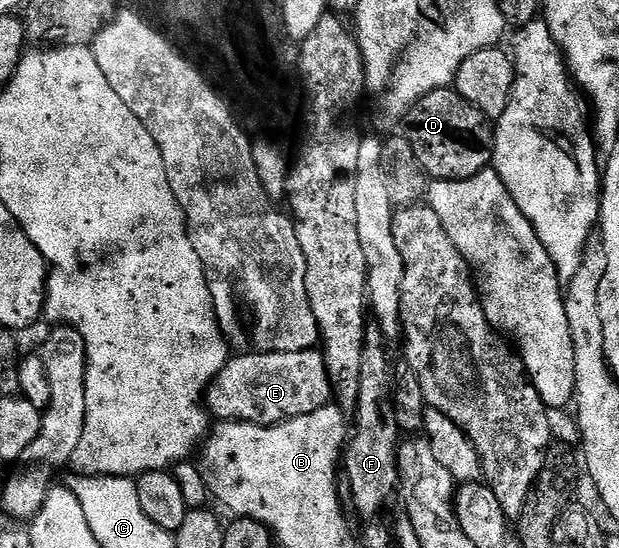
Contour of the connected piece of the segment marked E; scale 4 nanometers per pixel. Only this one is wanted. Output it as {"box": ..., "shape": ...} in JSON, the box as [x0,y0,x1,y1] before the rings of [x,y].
{"box":[206,348,333,424],"shape":[[[303,348],[297,352],[251,351],[245,356],[233,355],[229,358],[224,369],[208,385],[206,411],[209,417],[217,421],[241,420],[247,424],[280,424],[295,416],[314,414],[314,410],[325,408],[333,399],[323,351],[316,348]]]}

